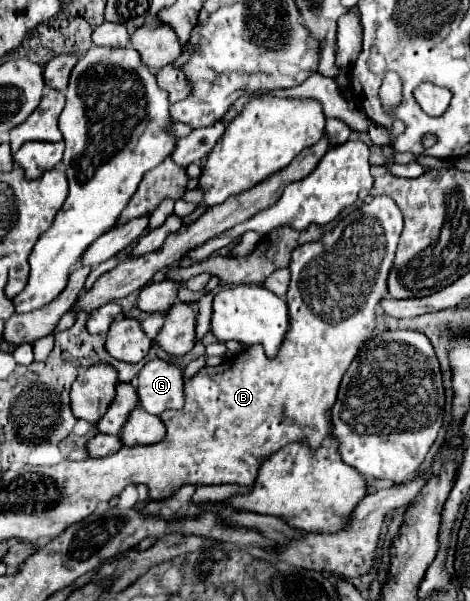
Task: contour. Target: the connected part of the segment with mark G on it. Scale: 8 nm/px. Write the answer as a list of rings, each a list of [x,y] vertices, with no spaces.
[[[160,358],[146,362],[138,372],[138,408],[156,416],[170,408],[178,410],[184,404],[182,386],[182,368]]]

